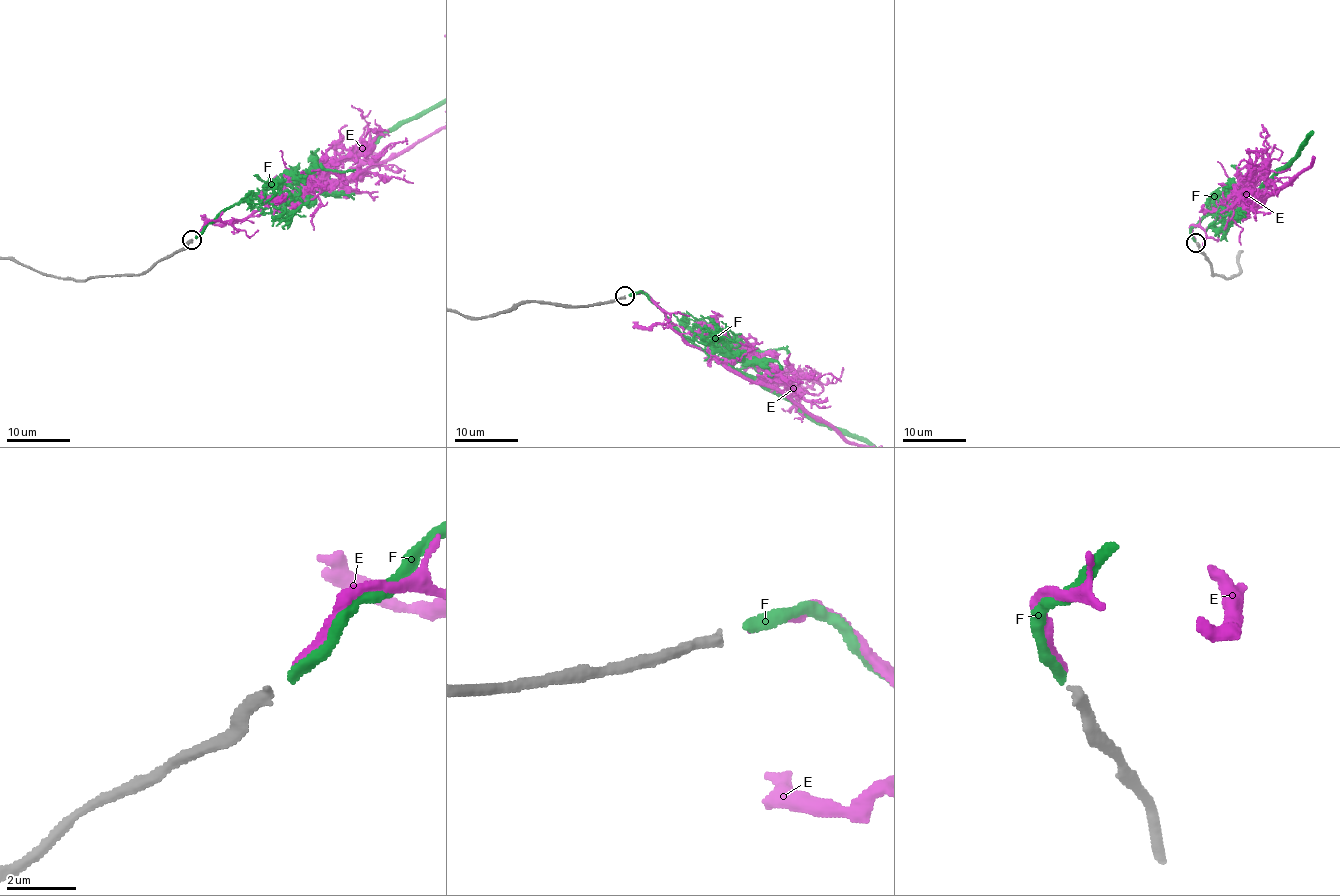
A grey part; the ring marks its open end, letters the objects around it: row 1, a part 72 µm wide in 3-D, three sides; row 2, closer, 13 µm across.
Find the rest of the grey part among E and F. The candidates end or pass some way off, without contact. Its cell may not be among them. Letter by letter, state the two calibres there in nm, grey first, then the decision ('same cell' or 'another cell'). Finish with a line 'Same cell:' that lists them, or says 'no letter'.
E: calibres 320 and 240 nm; another cell
F: calibres 320 and 320 nm; same cell
Same cell: F

